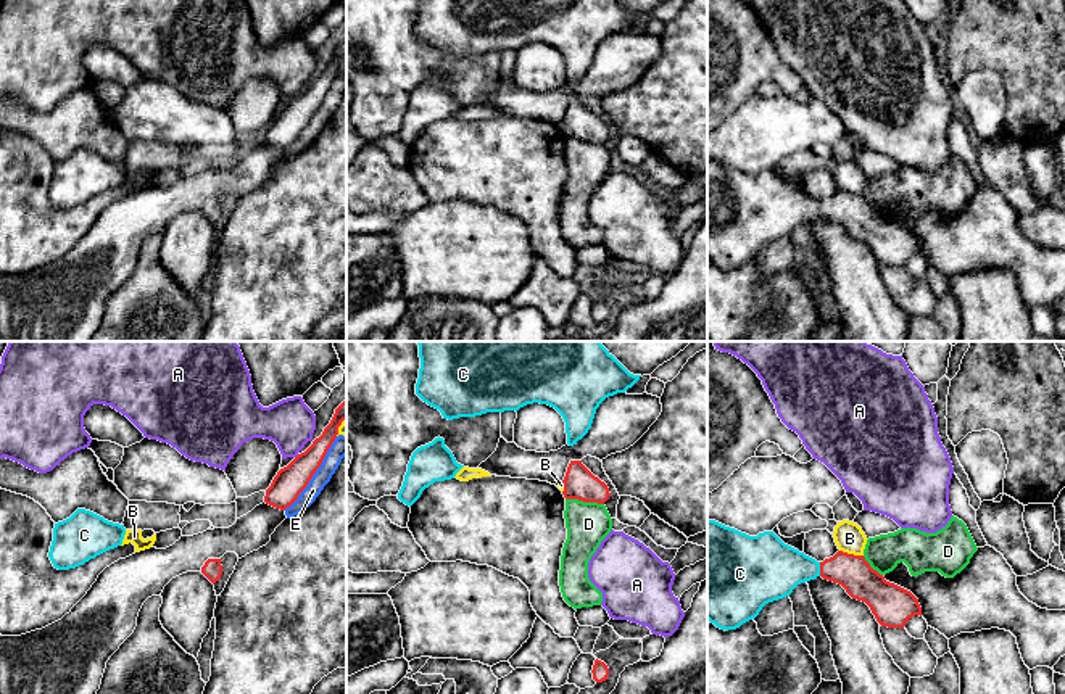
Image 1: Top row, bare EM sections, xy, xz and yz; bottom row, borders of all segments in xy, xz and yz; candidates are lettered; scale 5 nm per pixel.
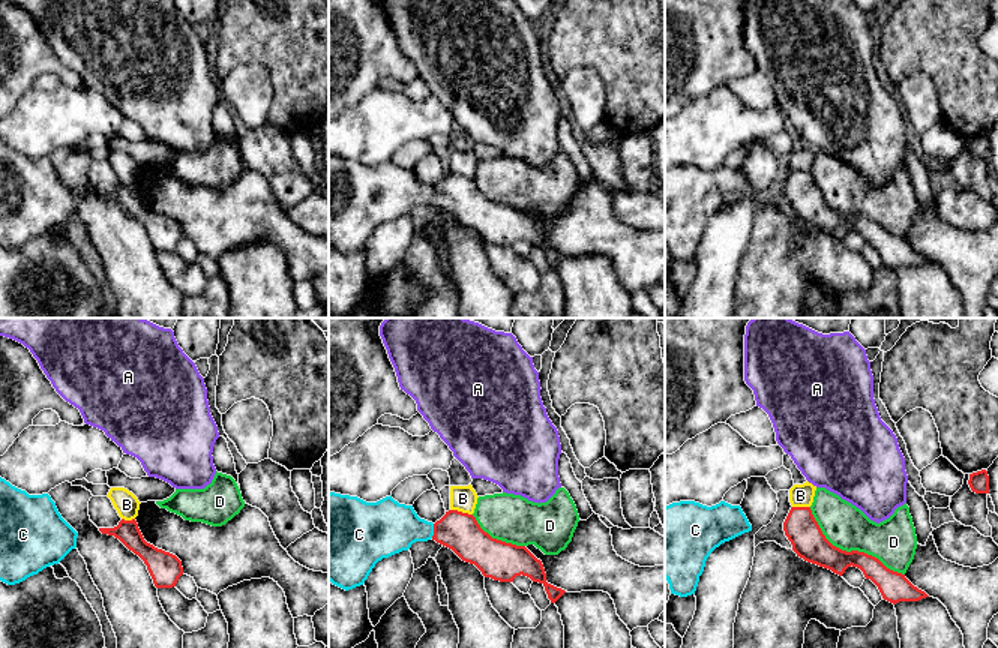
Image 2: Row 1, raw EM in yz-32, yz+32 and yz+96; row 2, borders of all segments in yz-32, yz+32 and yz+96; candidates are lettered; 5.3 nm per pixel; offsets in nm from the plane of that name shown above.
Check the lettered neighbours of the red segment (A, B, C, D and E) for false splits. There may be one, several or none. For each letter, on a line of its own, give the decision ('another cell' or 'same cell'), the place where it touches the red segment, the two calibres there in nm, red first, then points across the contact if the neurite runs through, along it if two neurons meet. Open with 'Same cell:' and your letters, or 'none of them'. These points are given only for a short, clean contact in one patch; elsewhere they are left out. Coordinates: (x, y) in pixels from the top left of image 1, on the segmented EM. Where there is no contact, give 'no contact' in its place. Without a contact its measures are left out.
Same cell: C
A: another cell; contact xy (297, 456); calibres 150 and 240 nm; border xy (298, 454), (295, 458)
B: another cell; contact yz (851, 554); calibres 180 and 150 nm
C: same cell; contact yz (820, 569); calibres 180 and 300 nm
D: another cell; contact xz (585, 501); calibres 160 and 220 nm
E: another cell; contact xy (314, 472); calibres 150 and 100 nm

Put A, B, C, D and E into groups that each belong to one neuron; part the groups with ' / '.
A / B / C / D / E

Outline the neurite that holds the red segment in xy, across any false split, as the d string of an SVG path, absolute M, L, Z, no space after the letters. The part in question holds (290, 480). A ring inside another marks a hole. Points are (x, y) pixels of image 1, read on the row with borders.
M343 401L324 428L322 435L301 454L298 454L287 467L280 469L271 486L266 490L264 502L285 510L308 486L309 480L321 467L329 448L338 435L338 427L346 420L346 401Z

